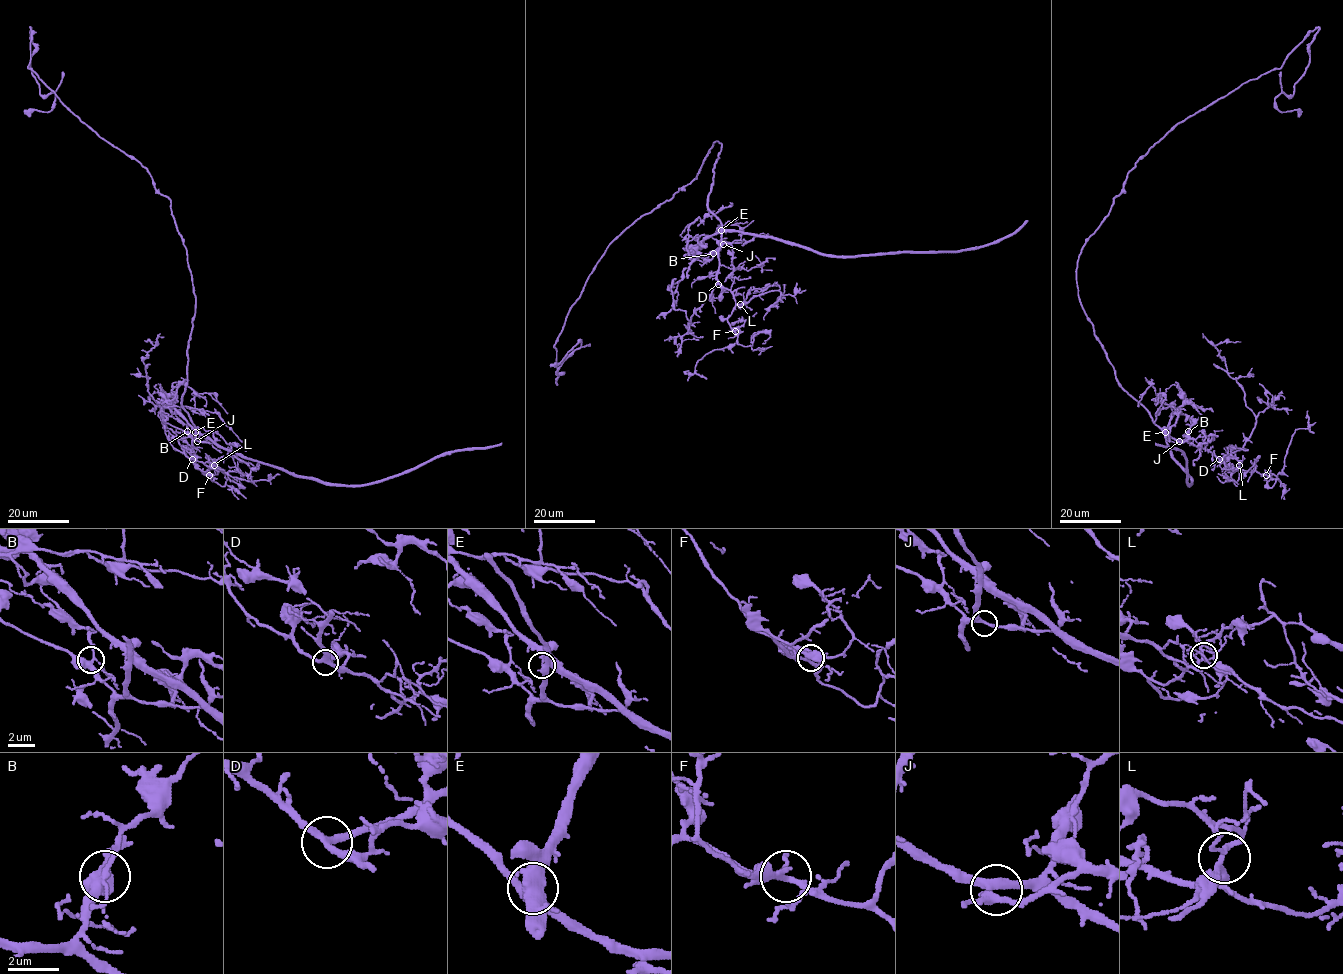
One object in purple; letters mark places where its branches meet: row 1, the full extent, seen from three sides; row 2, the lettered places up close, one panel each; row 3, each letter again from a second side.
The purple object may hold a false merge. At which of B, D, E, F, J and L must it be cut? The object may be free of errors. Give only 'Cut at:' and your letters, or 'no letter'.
Cut at: E

